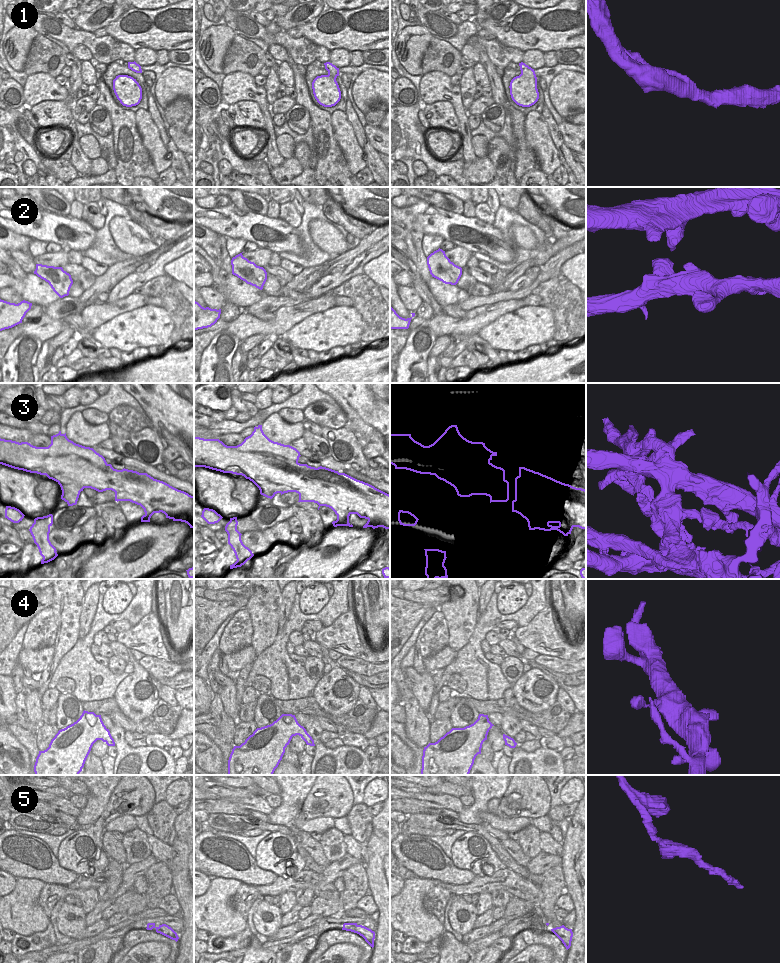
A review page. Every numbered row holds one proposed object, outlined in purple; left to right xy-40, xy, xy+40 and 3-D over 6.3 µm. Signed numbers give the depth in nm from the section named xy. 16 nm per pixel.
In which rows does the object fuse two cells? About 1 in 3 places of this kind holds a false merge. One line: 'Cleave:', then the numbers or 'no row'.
Cleave: 3

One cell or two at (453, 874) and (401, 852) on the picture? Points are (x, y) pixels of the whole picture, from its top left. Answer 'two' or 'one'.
one

